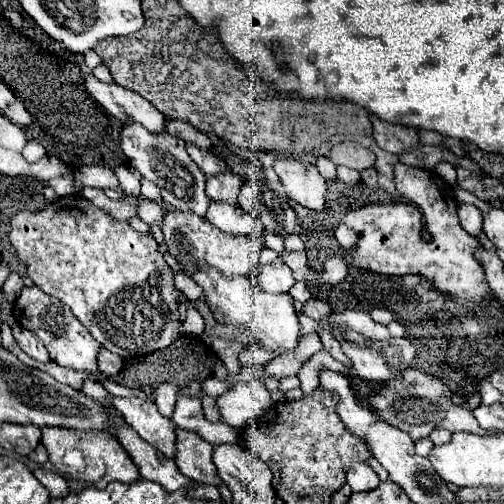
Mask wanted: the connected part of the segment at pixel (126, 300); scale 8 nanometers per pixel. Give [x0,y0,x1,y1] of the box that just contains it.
[10,194,180,358]

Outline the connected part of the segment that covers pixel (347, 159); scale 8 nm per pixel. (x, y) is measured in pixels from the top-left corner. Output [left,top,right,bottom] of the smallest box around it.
[328,142,376,170]

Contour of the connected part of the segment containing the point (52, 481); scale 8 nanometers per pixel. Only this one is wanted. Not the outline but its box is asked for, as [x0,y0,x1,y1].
[34,468,68,498]

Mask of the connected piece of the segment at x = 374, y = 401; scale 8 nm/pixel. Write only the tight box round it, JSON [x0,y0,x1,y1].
[368,368,482,440]

